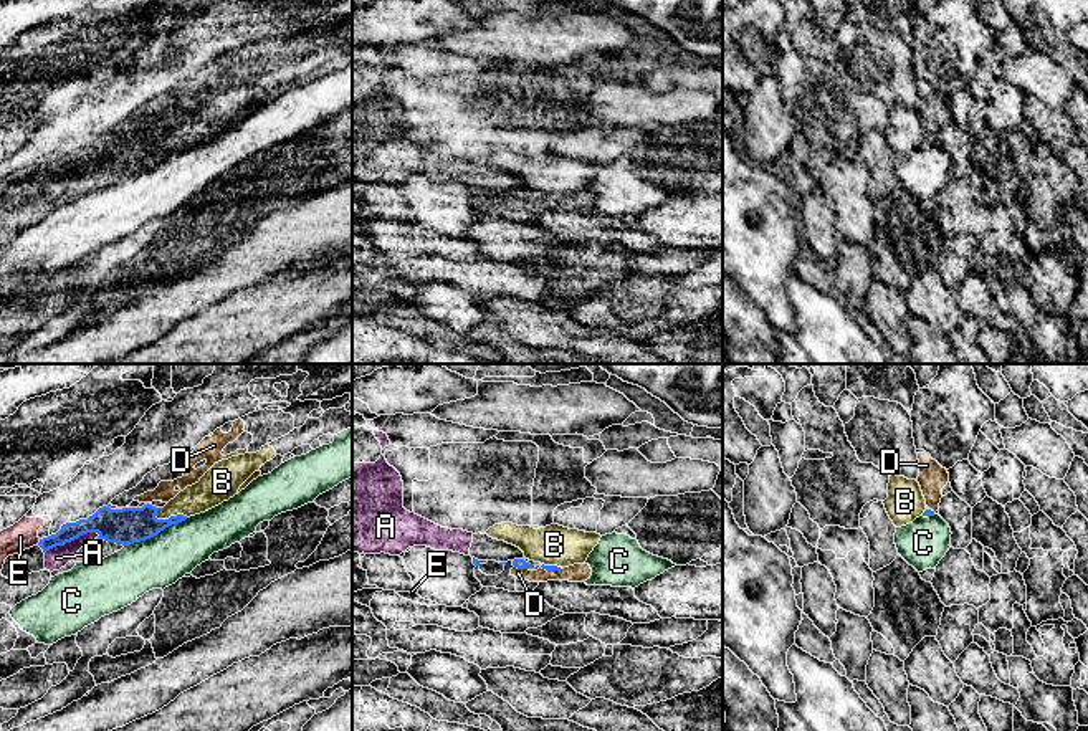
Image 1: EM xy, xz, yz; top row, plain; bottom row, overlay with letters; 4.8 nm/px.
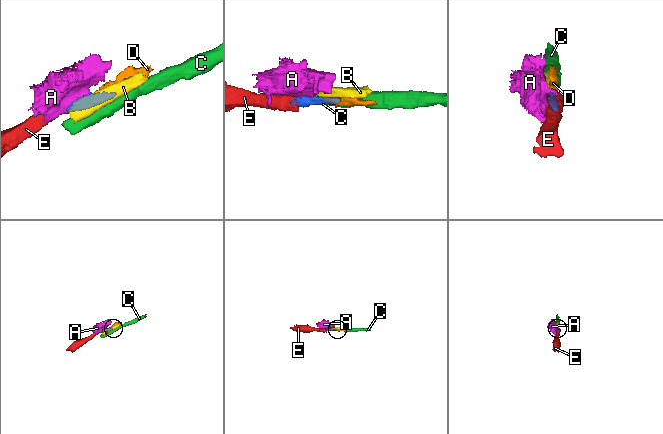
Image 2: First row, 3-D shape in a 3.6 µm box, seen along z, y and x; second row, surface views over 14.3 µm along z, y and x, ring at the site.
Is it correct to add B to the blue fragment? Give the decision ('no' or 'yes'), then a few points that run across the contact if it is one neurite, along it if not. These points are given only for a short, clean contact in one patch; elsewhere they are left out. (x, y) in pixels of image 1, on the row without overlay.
no; line xy (154, 144), (157, 148), (187, 146)

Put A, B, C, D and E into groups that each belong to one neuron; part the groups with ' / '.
A / B / C / D / E

